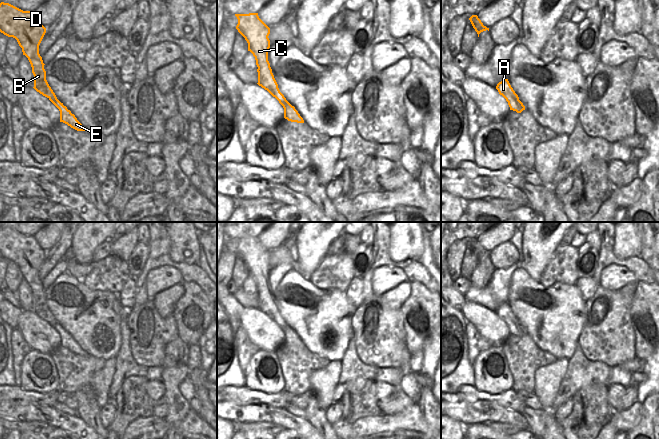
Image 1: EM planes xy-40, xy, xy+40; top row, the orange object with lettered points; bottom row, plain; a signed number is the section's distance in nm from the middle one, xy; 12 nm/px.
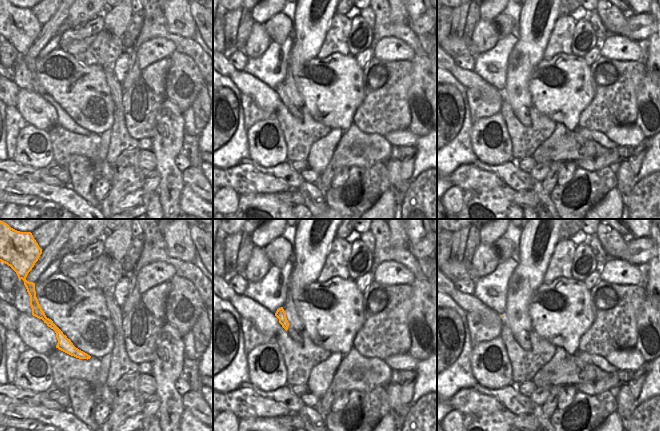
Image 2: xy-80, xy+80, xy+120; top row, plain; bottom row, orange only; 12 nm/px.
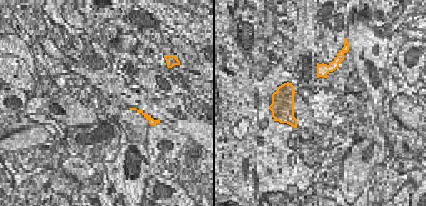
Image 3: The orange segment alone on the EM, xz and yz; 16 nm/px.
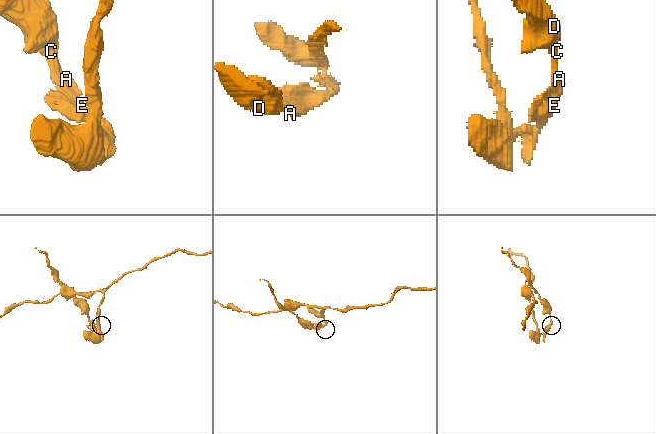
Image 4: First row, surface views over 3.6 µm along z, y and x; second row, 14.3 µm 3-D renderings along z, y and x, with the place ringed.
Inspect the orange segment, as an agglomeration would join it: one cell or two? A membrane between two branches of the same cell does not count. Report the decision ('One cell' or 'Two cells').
Two cells.

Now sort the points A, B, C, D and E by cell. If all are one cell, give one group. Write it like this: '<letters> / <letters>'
A B C D / E

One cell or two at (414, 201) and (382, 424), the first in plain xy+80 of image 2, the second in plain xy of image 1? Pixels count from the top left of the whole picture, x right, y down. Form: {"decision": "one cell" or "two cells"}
{"decision": "two cells"}

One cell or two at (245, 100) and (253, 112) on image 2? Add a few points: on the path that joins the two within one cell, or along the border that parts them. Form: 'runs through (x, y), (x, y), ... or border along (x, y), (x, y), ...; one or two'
runs through (247, 103), (250, 109); one

